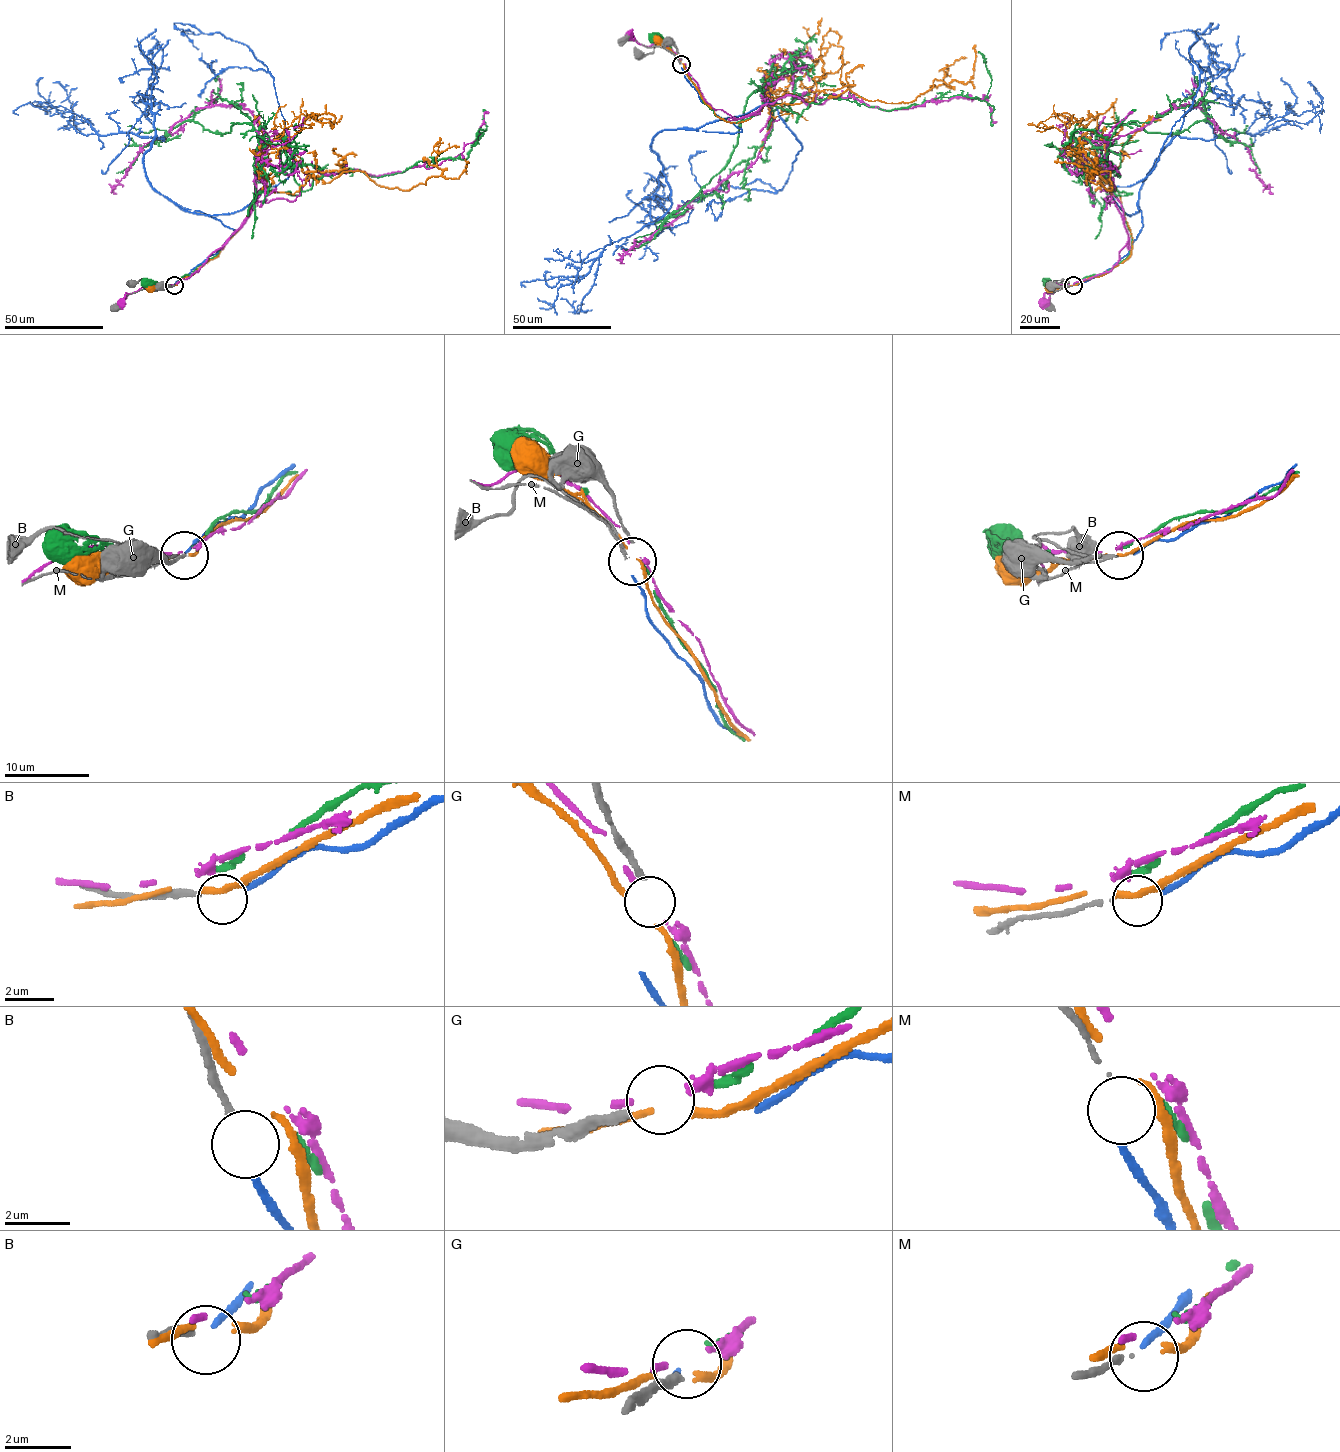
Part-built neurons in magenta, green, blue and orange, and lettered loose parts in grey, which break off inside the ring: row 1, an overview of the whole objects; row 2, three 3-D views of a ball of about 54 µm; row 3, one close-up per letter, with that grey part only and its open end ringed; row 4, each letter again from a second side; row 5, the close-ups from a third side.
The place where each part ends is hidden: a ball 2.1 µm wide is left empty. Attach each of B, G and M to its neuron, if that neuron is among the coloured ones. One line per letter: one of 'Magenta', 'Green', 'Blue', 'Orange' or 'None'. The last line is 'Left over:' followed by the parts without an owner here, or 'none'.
B: Blue
G: None
M: None
Left over: G, M

